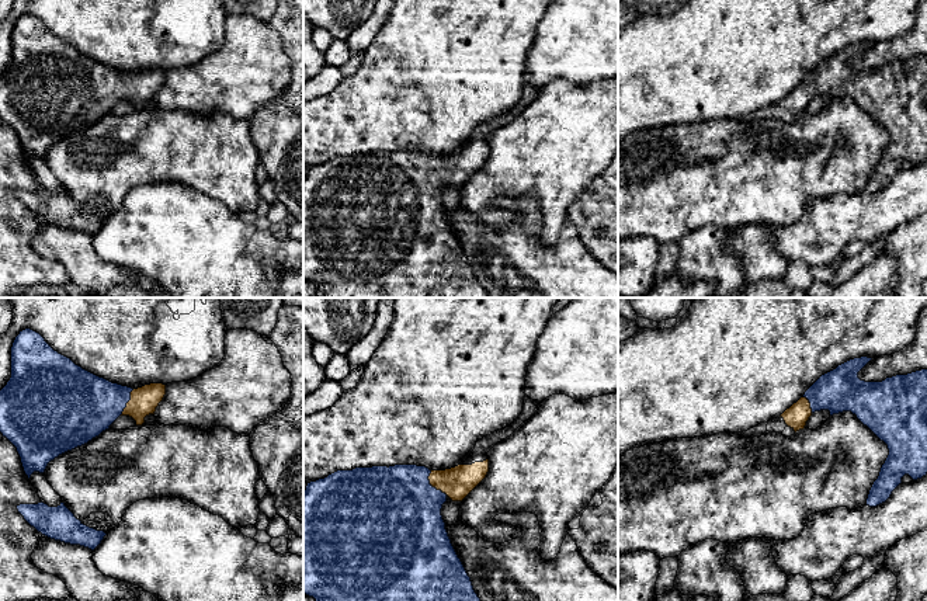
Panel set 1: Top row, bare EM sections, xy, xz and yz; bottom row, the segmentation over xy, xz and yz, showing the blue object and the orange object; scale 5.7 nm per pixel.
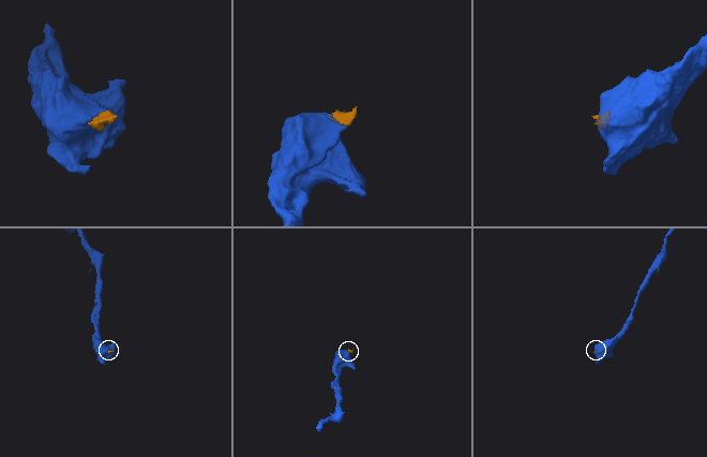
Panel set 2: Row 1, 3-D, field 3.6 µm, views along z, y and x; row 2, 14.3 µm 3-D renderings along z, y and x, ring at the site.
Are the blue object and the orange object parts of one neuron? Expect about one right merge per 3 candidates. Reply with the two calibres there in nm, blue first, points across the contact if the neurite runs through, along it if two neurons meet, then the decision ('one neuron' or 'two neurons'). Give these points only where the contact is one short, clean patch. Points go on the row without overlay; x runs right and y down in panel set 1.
500/180 nm | across xz (395, 195), (408, 183), (431, 172), (458, 167) | one neuron

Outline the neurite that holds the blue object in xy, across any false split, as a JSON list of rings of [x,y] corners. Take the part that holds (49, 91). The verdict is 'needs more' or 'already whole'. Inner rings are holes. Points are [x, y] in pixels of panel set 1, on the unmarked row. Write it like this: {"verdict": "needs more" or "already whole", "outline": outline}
{"verdict": "needs more", "outline": [[[25,14],[13,28],[11,63],[0,76],[0,118],[17,133],[24,157],[29,164],[34,157],[44,159],[48,149],[59,140],[98,122],[119,101],[129,101],[136,111],[142,111],[146,101],[154,100],[164,80],[166,70],[163,69],[132,74],[100,63],[55,37],[39,18]]]}

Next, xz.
{"verdict": "needs more", "outline": [[[527,80],[521,100],[507,112],[483,122],[468,145],[455,153],[430,156],[417,150],[337,156],[310,167],[303,177],[303,278],[313,282],[319,298],[489,298],[473,275],[441,201],[449,183],[462,187],[487,160],[487,138],[510,122],[538,95]]]}

